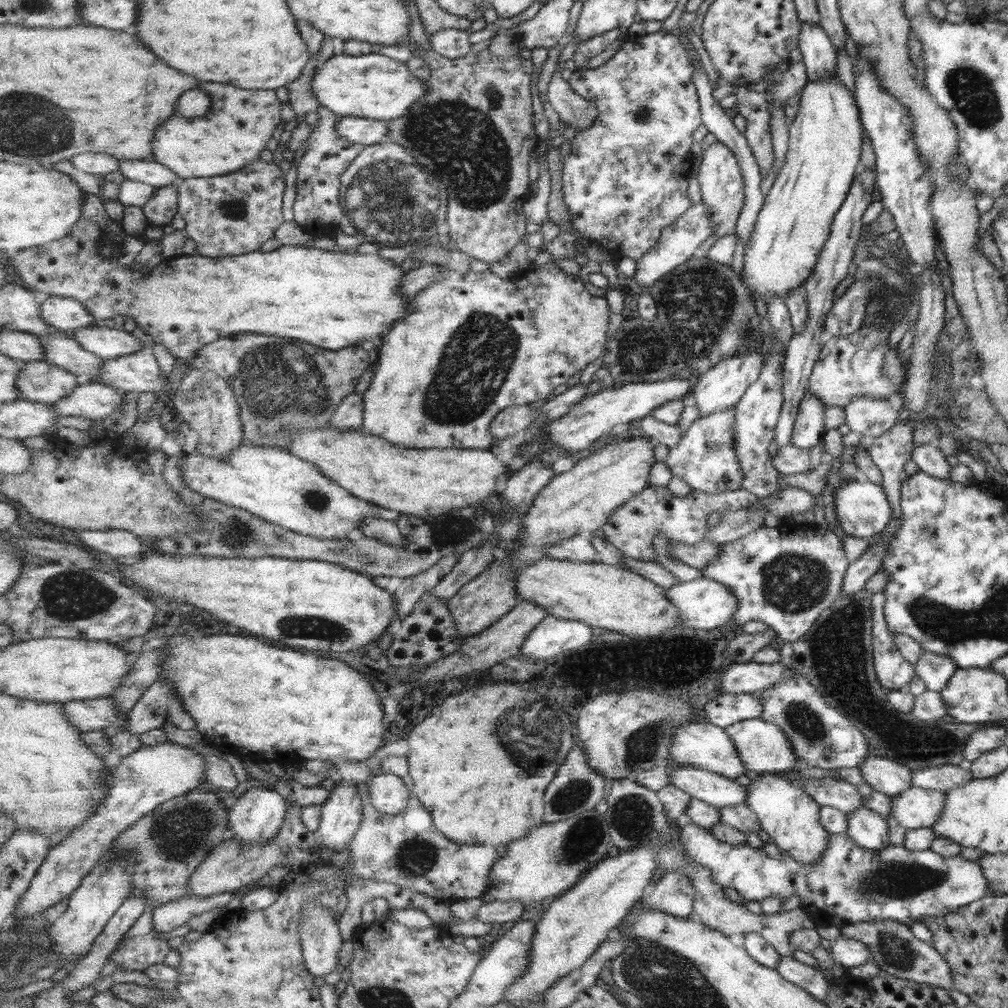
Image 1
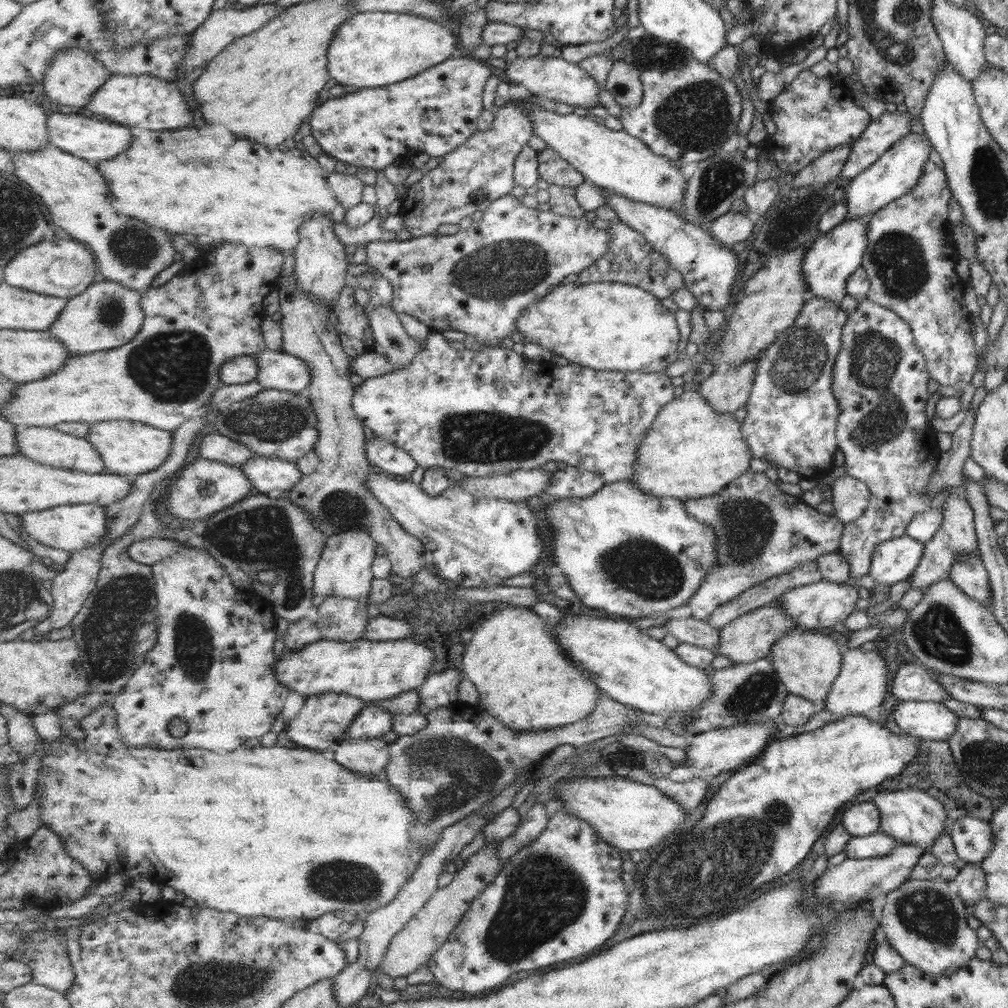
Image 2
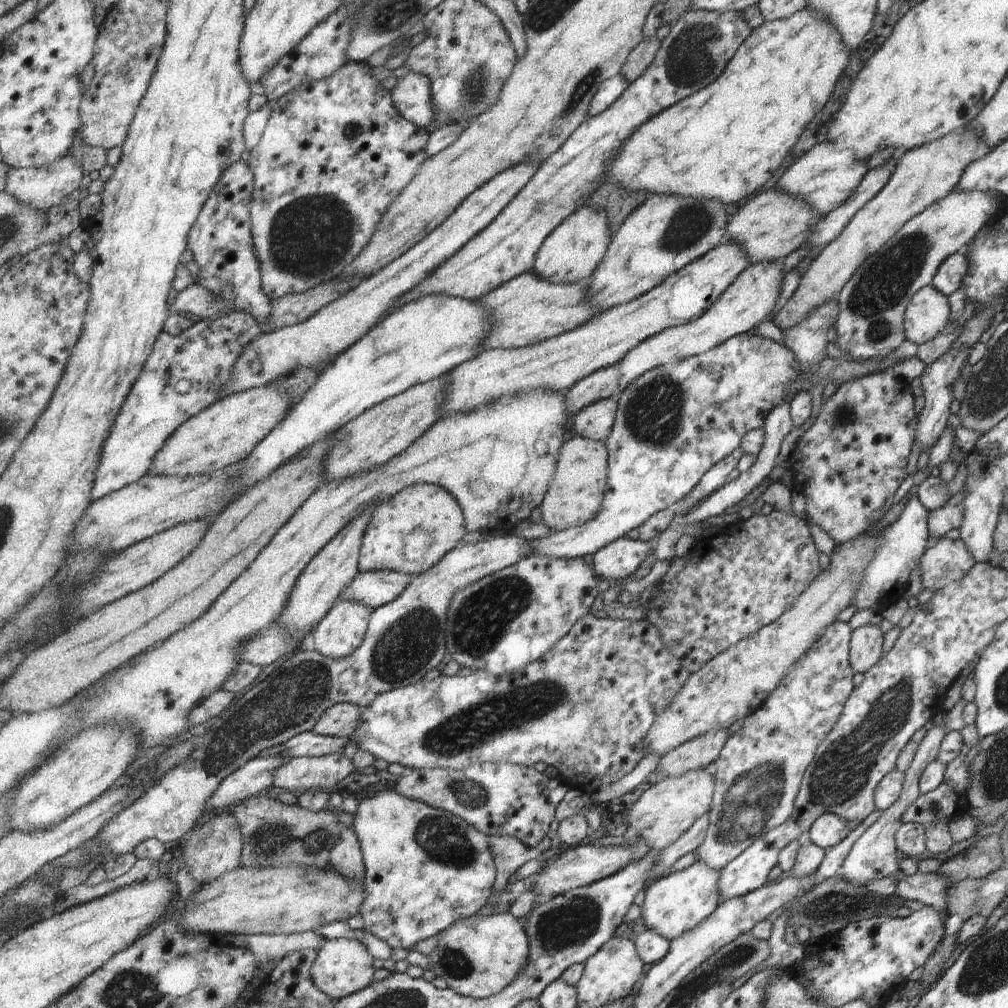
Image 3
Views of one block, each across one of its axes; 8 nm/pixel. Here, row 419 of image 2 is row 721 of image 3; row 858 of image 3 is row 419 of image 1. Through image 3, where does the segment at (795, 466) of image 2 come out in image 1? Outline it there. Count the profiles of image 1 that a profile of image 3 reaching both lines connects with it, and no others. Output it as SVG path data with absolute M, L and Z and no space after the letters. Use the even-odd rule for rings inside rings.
M735 405L729 406L709 416L696 418L682 436L681 442L669 448L666 466L672 475L680 476L691 491L715 494L741 489L742 470L736 459L732 439L734 408Z

